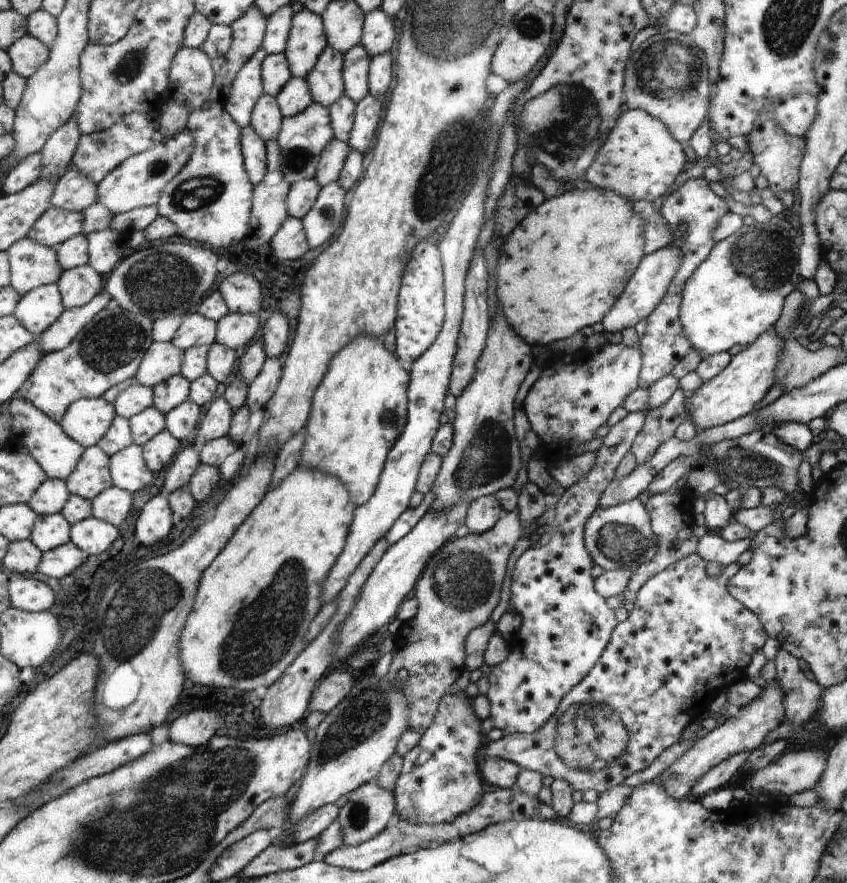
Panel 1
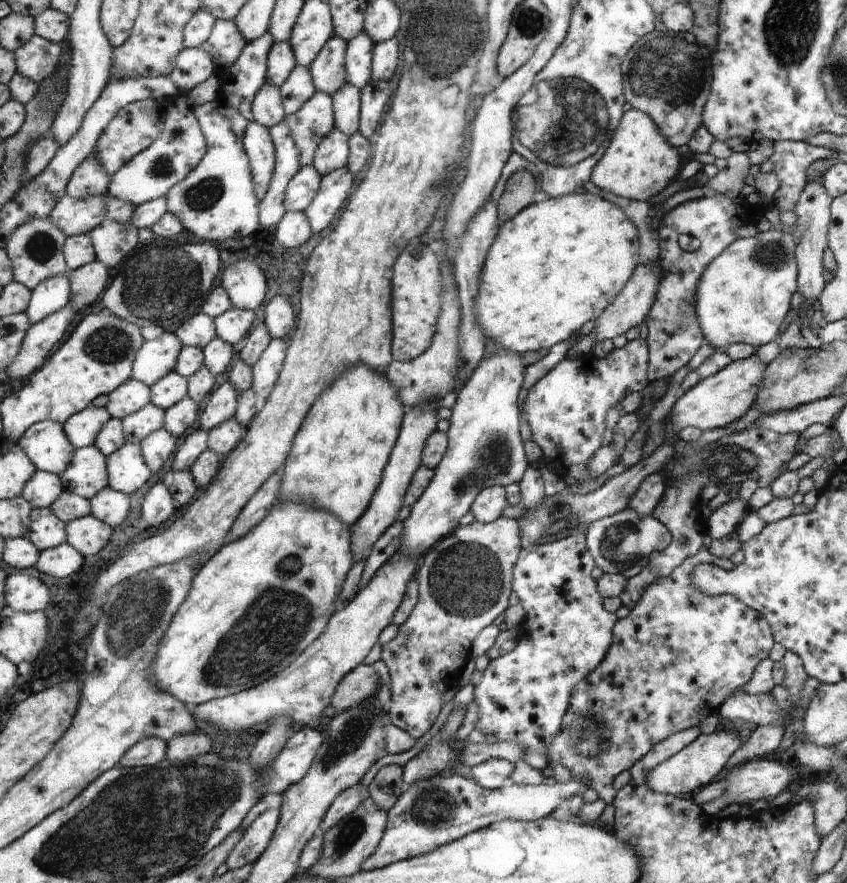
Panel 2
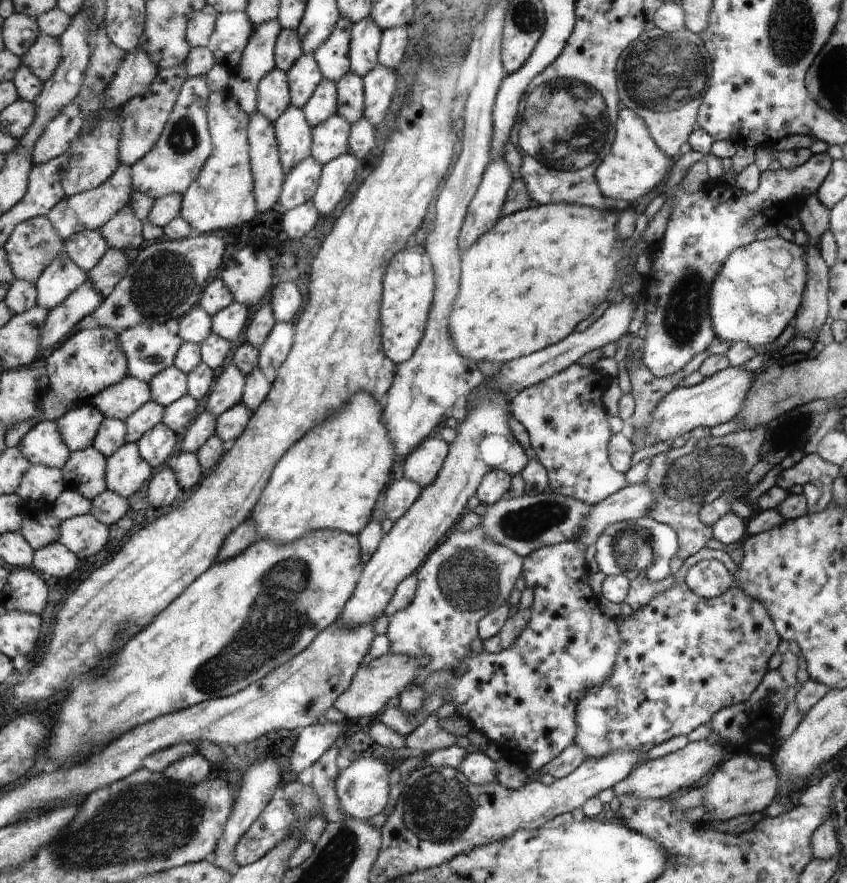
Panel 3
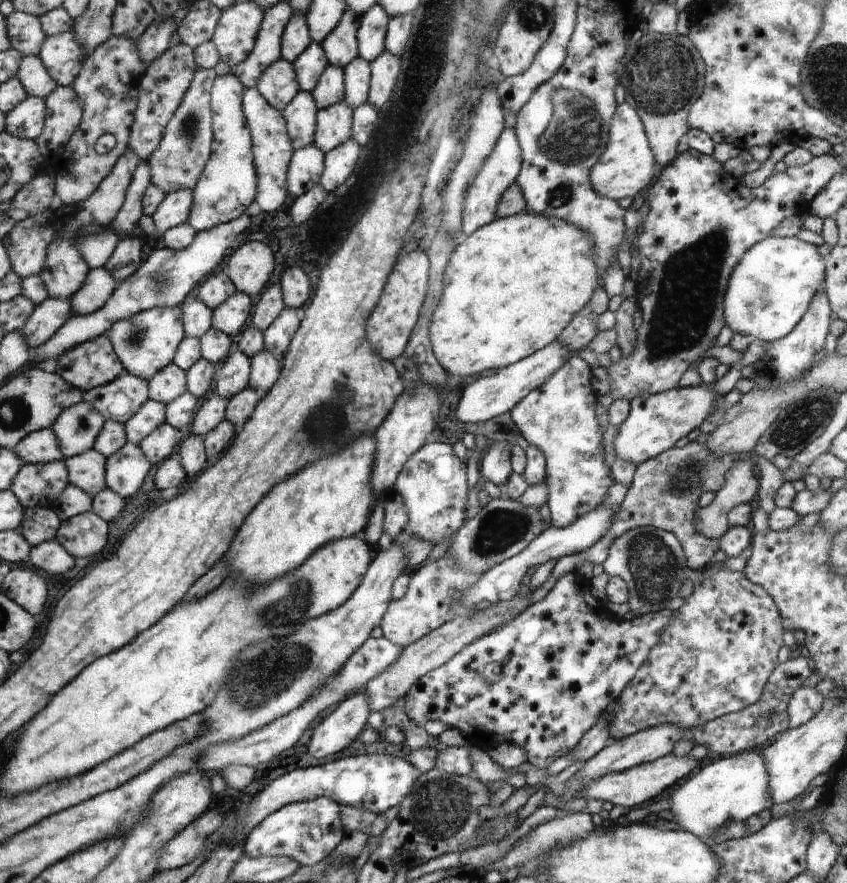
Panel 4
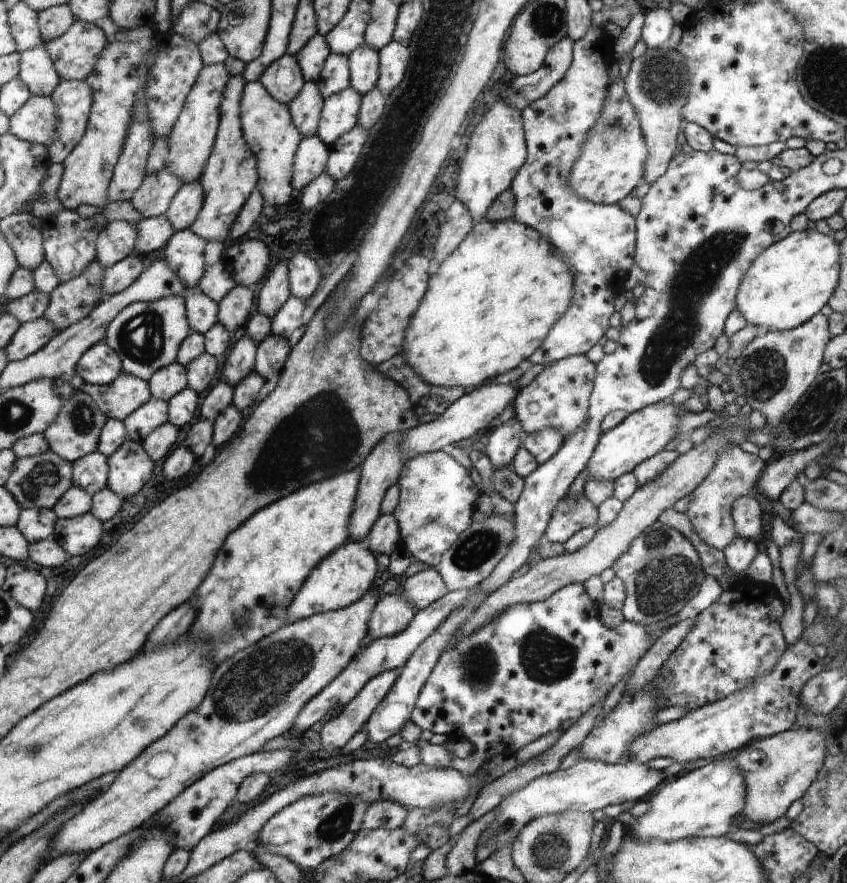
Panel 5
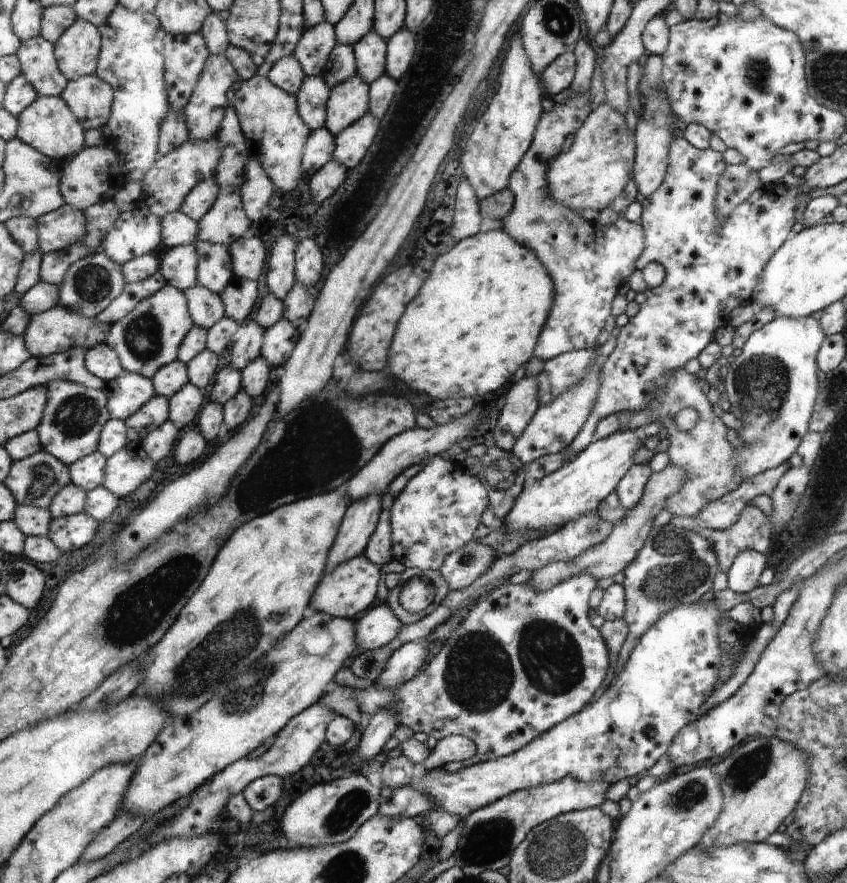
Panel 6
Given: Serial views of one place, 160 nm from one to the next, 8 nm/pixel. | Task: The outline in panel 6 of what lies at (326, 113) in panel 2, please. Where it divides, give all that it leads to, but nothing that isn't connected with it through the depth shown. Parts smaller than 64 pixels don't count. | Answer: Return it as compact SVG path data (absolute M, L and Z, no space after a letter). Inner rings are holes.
M338 44L329 58L328 68L321 74L331 90L357 74L357 59L353 46Z

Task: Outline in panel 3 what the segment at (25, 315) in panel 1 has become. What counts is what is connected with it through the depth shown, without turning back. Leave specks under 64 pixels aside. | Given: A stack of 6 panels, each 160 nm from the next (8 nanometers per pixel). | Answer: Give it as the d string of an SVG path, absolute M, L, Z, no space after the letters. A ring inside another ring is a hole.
M65 250L60 260L50 265L37 282L38 306L52 312L89 279L89 273L78 266Z

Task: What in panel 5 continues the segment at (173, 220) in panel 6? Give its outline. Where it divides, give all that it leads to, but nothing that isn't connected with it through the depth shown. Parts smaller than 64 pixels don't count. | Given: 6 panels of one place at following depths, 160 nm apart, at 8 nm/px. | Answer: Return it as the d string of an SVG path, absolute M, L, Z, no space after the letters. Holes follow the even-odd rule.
M164 215L142 219L137 226L140 240L138 240L134 256L138 256L138 258L142 255L150 254L154 250L164 248L175 233L171 222Z

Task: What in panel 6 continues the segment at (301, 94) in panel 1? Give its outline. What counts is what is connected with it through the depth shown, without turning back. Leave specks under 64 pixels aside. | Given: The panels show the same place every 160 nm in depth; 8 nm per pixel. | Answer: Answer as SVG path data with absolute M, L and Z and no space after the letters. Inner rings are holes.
M325 20L303 30L293 55L301 63L306 77L320 77L328 68L329 58L337 45L335 25Z

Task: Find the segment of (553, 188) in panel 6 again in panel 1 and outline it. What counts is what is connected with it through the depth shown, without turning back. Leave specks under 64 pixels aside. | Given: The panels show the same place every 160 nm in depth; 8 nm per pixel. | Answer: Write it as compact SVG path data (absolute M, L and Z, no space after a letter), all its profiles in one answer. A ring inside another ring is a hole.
M628 109L628 111L622 113L615 129L609 134L608 140L600 150L600 154L585 172L585 178L599 189L614 191L627 199L654 202L656 198L664 196L670 190L676 176L684 170L684 164L686 164L684 160L686 160L686 156L684 156L682 146L670 134L668 127L661 119L642 109Z

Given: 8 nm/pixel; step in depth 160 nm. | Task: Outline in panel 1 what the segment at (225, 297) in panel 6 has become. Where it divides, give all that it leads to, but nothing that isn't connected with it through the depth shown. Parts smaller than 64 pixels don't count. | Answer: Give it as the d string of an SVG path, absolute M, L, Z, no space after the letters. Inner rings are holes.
M229 313L217 322L216 342L232 350L244 348L259 332L258 317L254 313Z

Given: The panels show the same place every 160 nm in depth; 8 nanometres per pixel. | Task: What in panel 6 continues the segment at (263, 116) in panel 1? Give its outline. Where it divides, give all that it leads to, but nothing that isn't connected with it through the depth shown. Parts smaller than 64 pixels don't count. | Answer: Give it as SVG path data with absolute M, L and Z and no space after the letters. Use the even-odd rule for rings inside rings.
M292 54L282 57L278 62L275 62L267 77L270 79L270 82L275 83L282 90L296 96L300 92L306 76L301 63Z

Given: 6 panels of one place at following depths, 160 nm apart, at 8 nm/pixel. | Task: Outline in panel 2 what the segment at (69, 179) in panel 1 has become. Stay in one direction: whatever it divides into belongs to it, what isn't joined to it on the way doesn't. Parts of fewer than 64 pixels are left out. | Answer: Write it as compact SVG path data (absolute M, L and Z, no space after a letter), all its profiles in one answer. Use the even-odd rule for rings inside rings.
M94 152L78 167L67 191L74 198L87 199L108 194L112 184L113 175L105 169Z

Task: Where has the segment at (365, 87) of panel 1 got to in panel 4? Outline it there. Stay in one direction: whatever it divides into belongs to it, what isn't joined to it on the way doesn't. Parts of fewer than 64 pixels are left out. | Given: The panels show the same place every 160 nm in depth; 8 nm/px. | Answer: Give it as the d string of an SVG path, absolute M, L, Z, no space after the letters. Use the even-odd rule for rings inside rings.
M376 4L361 18L358 34L359 56L366 62L376 61L385 50L385 36L390 14L383 6Z

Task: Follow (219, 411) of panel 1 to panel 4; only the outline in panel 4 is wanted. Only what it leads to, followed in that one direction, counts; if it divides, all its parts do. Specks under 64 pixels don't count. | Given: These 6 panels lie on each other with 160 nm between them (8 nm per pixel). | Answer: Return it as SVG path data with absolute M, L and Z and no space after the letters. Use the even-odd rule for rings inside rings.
M233 351L223 362L222 370L216 378L216 394L231 399L248 387L251 373L251 359L243 352Z

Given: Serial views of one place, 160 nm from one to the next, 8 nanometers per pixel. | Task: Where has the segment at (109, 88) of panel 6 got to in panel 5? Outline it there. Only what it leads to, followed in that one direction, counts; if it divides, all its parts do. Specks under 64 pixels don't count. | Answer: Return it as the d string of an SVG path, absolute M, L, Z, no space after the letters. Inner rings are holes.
M63 80L51 97L57 102L60 112L60 133L57 134L57 141L49 146L49 151L54 163L64 163L87 133L95 103L94 89L87 80L67 82Z

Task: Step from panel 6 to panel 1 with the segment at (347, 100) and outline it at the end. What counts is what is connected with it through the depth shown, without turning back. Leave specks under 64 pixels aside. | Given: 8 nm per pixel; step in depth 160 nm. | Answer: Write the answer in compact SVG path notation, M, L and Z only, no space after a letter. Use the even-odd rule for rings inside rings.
M334 138L332 143L324 150L316 174L316 180L322 188L331 182L337 182L350 151L349 144L338 140L338 138Z

